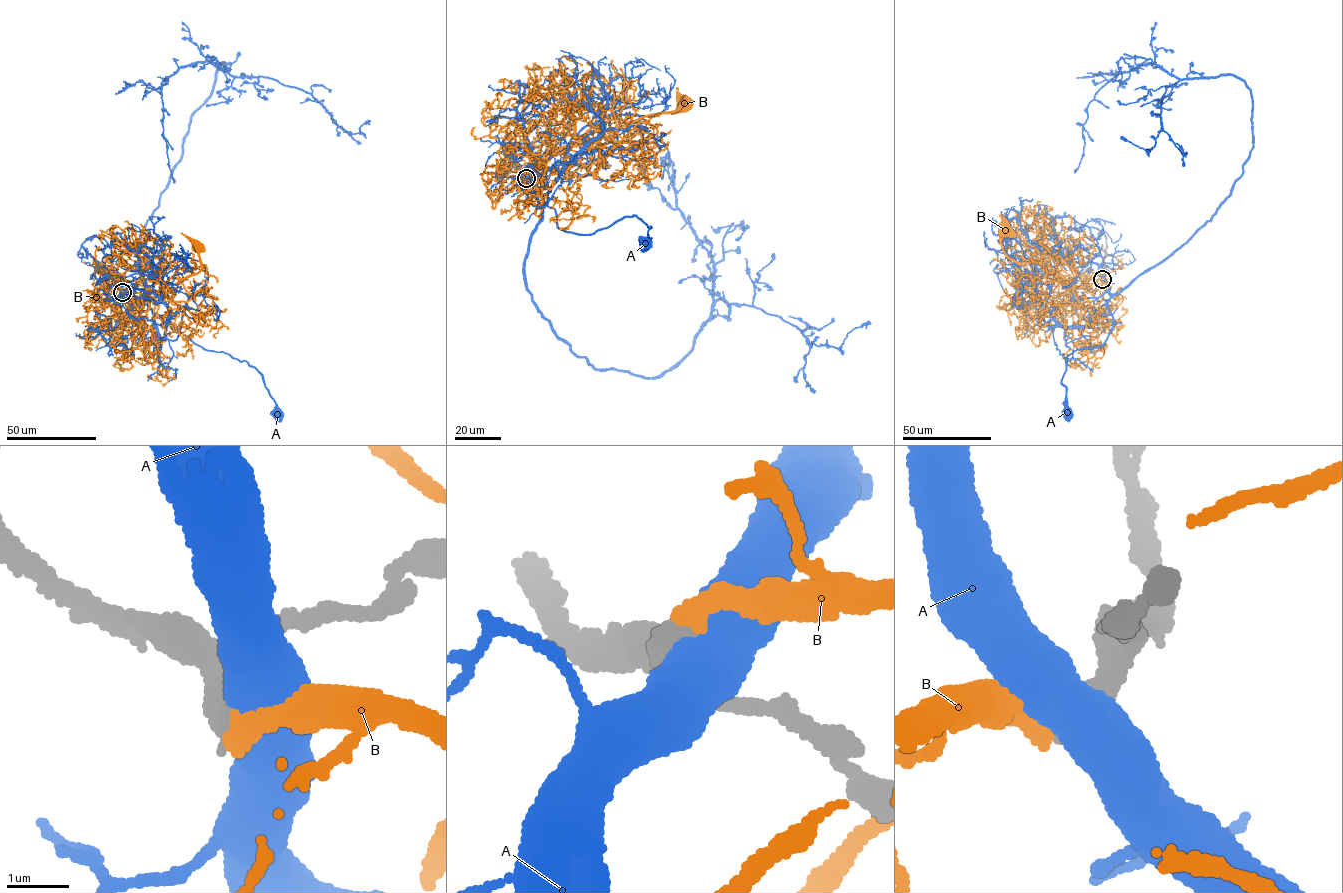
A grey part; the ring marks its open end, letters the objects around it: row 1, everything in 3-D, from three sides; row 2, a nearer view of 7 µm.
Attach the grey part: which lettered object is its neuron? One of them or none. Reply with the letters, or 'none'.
B

